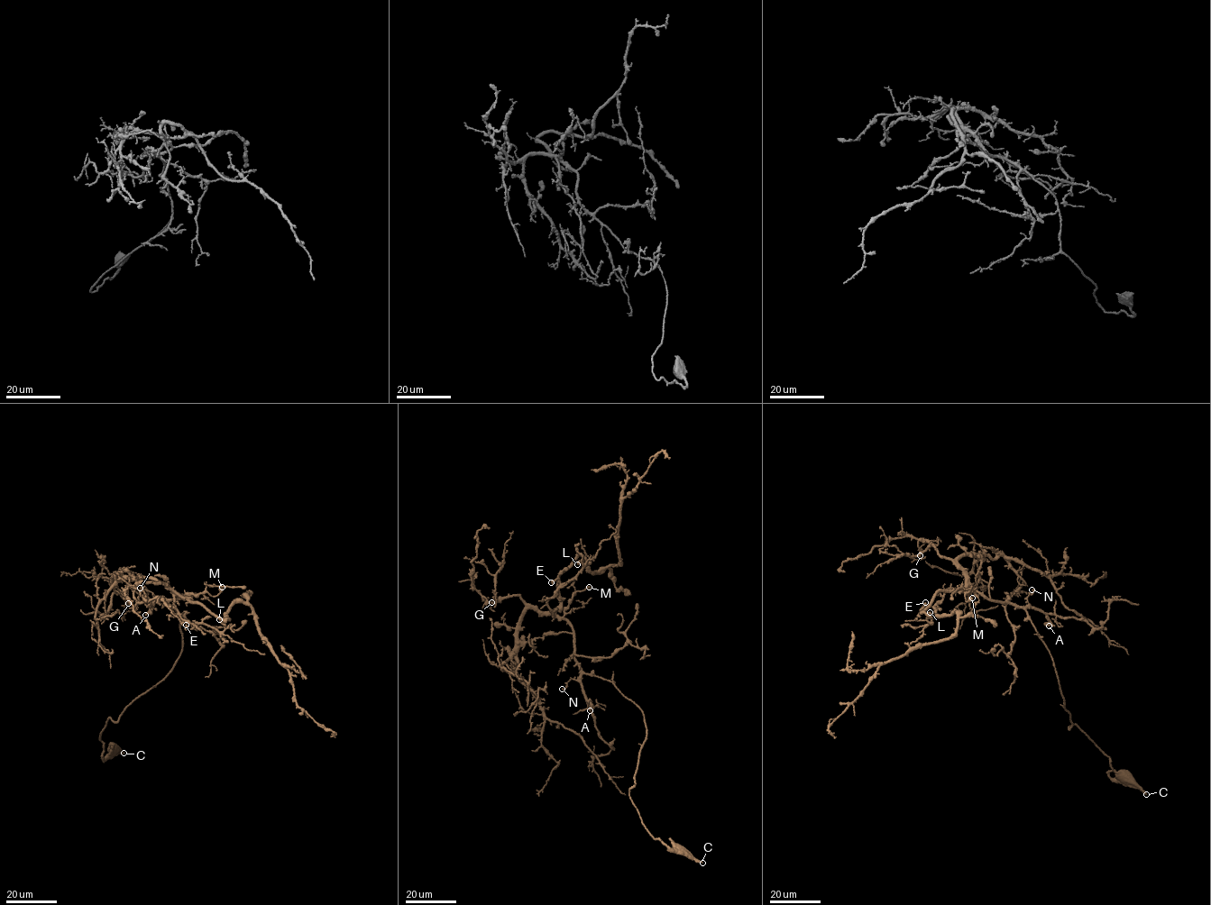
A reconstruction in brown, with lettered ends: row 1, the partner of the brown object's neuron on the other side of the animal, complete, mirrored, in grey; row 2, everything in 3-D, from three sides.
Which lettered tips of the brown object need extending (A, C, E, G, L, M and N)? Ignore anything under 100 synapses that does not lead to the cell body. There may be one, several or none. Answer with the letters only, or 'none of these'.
A

